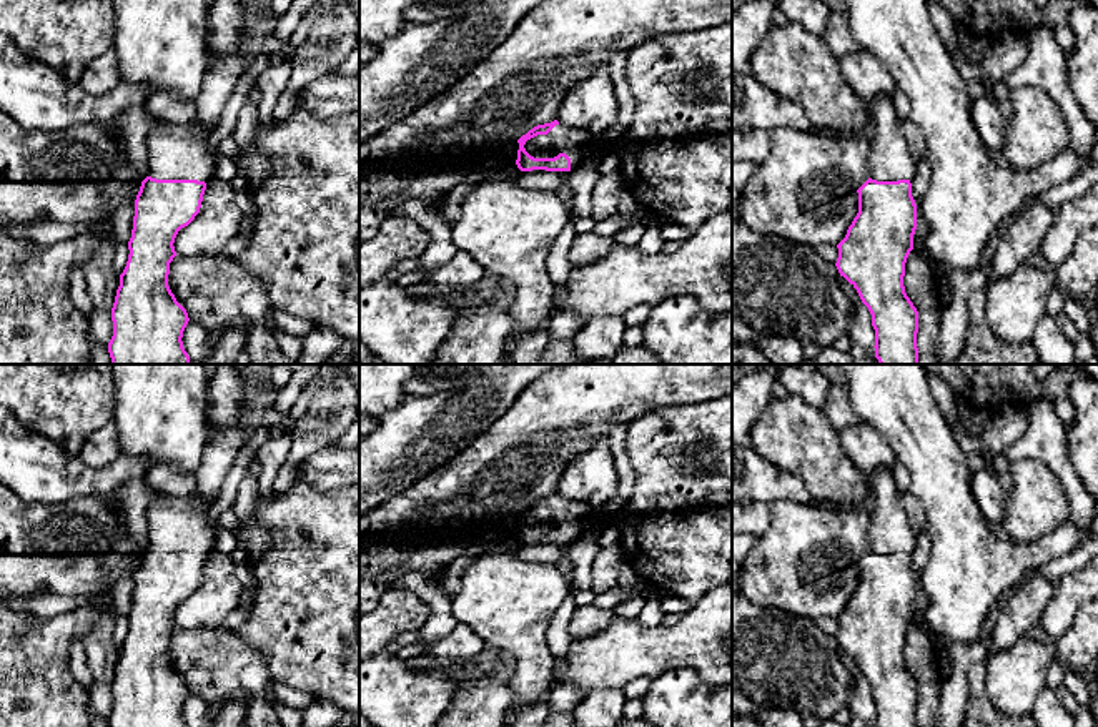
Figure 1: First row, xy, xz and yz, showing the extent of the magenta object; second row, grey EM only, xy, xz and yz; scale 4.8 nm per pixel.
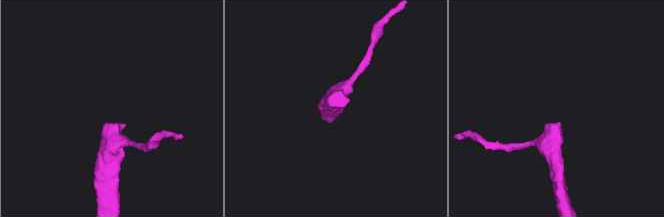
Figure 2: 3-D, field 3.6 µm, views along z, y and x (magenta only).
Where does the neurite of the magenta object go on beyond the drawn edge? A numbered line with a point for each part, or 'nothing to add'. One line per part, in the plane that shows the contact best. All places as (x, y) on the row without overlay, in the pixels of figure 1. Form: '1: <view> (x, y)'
1: xz (576, 516)

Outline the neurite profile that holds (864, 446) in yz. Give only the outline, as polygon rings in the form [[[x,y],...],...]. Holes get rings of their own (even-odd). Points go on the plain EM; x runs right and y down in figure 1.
[[[863,419],[838,431],[838,436],[845,454],[865,476],[882,466],[892,467],[897,462],[893,451],[880,438],[877,429]]]

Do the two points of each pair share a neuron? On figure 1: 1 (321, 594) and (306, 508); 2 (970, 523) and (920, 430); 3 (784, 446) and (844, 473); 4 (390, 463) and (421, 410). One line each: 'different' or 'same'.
1: same
2: same
3: same
4: same

